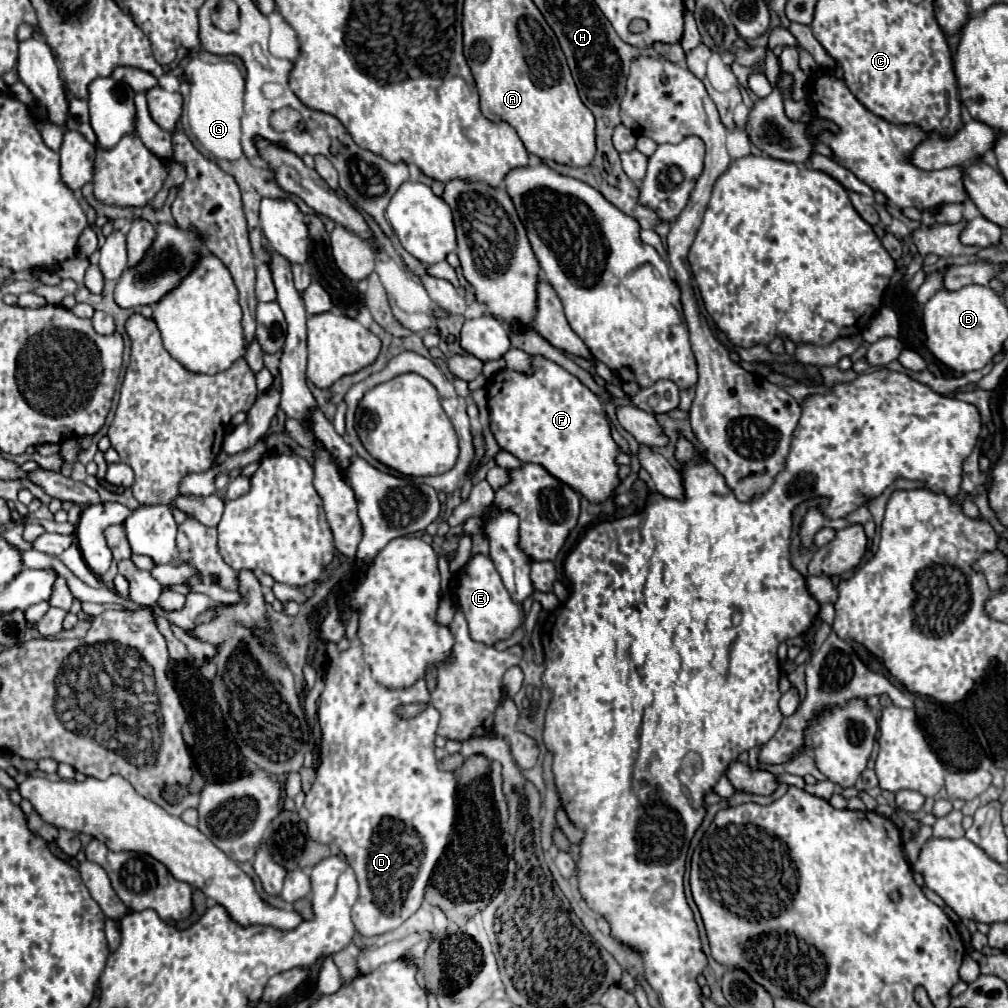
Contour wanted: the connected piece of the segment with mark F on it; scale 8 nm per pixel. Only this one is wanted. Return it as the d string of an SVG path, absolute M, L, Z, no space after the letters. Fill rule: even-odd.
M532 355L532 373L524 375L514 369L502 369L494 373L486 381L488 391L488 413L490 413L490 431L500 449L512 453L522 463L538 463L558 481L570 485L576 493L580 493L590 503L598 505L610 499L618 485L622 483L618 477L616 457L620 455L618 443L612 439L610 421L604 415L602 401L594 395L586 385L582 385L572 373L568 373L558 363Z

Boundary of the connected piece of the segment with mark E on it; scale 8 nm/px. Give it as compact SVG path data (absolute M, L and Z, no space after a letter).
M476 555L468 561L468 565L458 575L458 589L456 589L456 601L460 611L466 615L470 637L474 641L494 645L500 639L508 639L522 623L522 605L514 603L510 599L510 593L506 591L492 559L488 555Z

